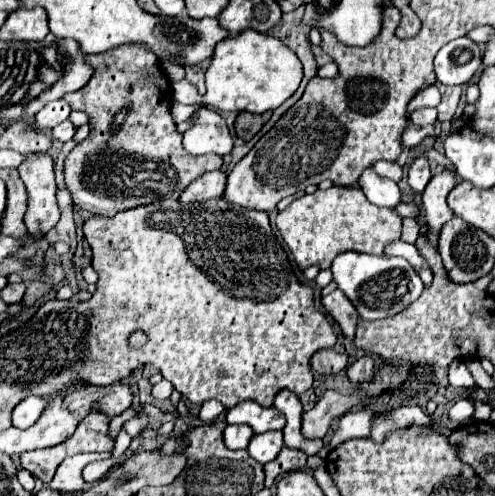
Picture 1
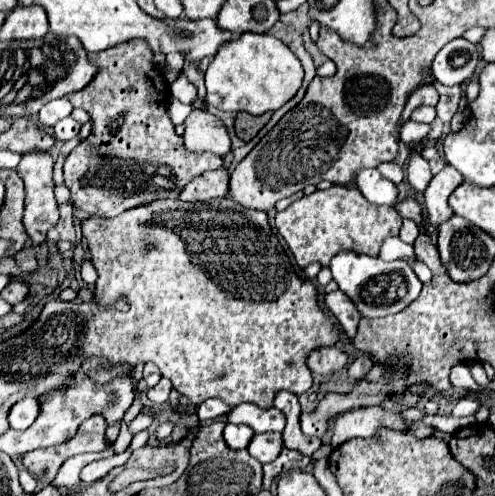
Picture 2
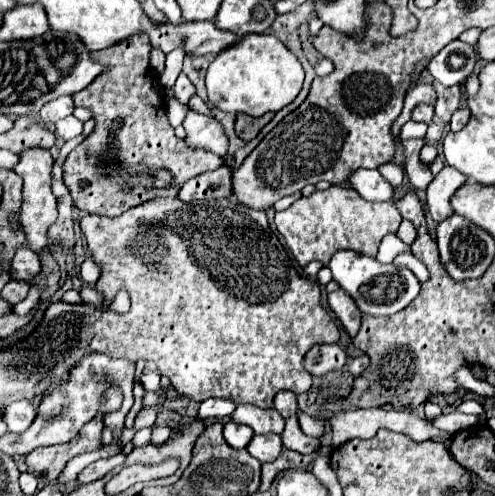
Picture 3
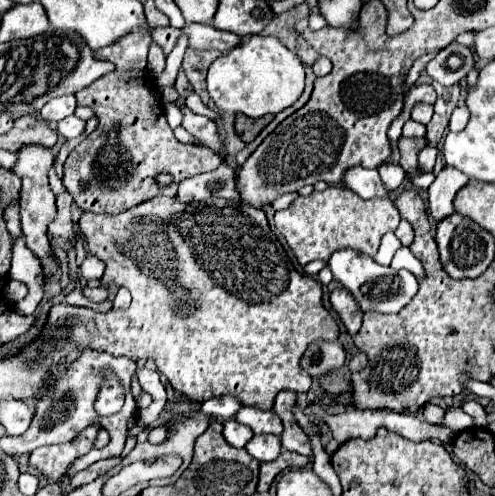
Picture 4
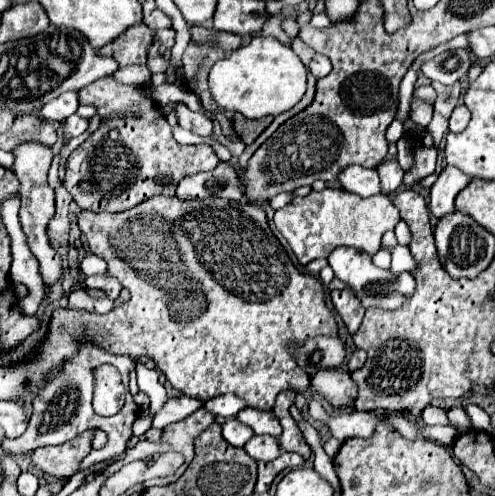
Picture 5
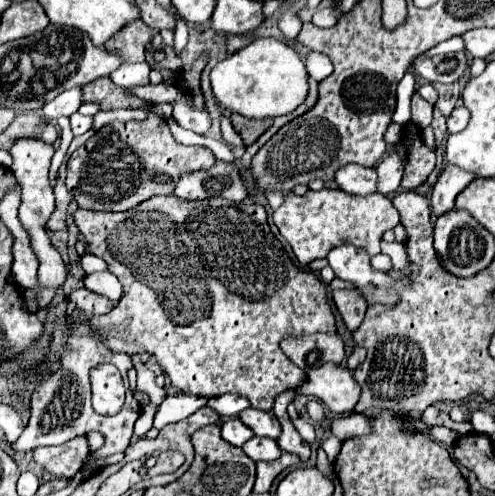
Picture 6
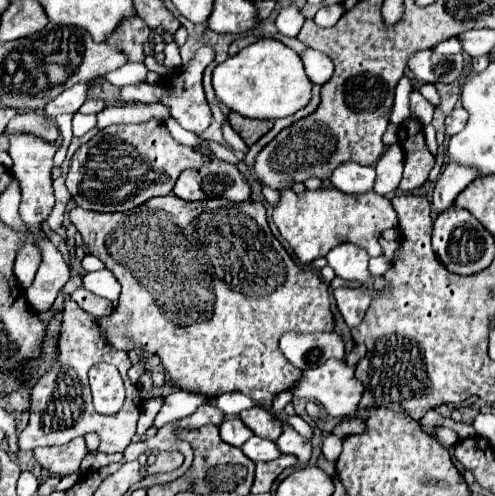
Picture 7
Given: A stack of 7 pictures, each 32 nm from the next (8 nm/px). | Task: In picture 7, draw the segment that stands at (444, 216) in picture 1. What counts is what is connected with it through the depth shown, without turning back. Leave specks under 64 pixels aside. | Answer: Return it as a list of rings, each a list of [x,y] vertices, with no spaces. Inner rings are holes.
[[[446,164],[444,172],[438,176],[436,186],[434,186],[434,196],[432,196],[432,208],[440,214],[448,210],[448,206],[454,204],[456,196],[460,190],[464,190],[466,184],[470,184],[478,176],[476,170],[464,168],[460,164]]]

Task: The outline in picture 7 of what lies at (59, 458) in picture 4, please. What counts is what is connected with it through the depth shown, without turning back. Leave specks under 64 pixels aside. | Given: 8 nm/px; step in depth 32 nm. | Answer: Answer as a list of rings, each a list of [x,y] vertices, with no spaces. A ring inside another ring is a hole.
[[[74,438],[64,446],[50,446],[50,448],[36,448],[34,458],[36,462],[46,468],[54,476],[70,476],[80,470],[80,462],[88,454],[84,438]]]

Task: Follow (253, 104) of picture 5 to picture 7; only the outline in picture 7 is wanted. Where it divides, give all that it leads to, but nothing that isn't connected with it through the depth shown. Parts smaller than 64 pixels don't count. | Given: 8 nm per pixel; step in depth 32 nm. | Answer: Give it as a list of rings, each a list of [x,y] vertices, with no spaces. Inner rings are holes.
[[[258,38],[254,44],[242,48],[230,60],[218,64],[212,72],[212,84],[216,98],[224,106],[246,118],[260,120],[274,120],[294,114],[308,104],[312,88],[300,56],[274,38]]]

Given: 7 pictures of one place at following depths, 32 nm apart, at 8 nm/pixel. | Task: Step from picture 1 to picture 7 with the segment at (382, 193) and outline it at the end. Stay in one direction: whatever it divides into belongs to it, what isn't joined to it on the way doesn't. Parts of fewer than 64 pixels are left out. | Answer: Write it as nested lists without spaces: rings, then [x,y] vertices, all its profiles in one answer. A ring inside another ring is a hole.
[[[354,162],[340,164],[330,176],[330,182],[346,194],[364,194],[368,190],[374,190],[374,180],[376,180],[374,168],[360,166]]]

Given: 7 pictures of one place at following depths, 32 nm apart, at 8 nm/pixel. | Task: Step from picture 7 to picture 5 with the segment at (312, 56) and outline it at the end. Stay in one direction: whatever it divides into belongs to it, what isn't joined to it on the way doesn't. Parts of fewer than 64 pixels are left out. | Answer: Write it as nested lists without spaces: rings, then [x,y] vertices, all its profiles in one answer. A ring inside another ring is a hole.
[[[316,54],[314,58],[312,58],[312,62],[310,62],[310,72],[316,76],[316,78],[322,78],[322,76],[326,76],[330,70],[332,70],[332,64],[330,64],[330,60],[326,58],[326,56],[322,56],[322,54]]]

